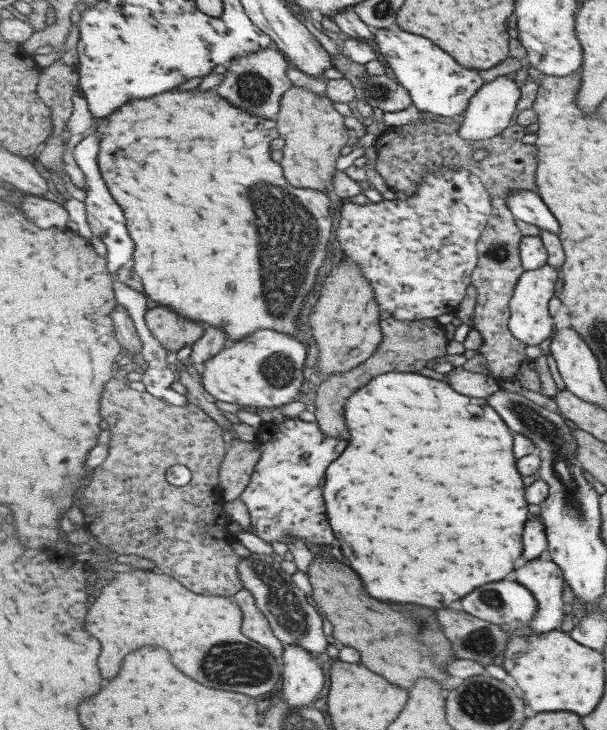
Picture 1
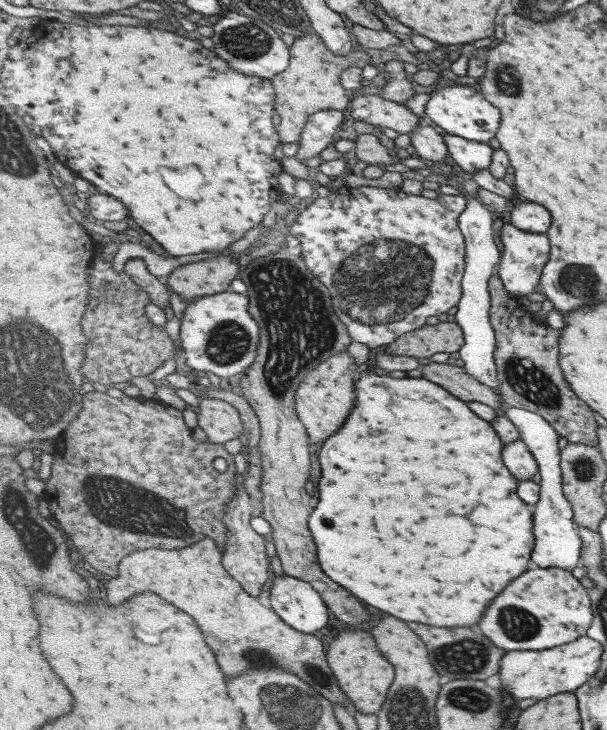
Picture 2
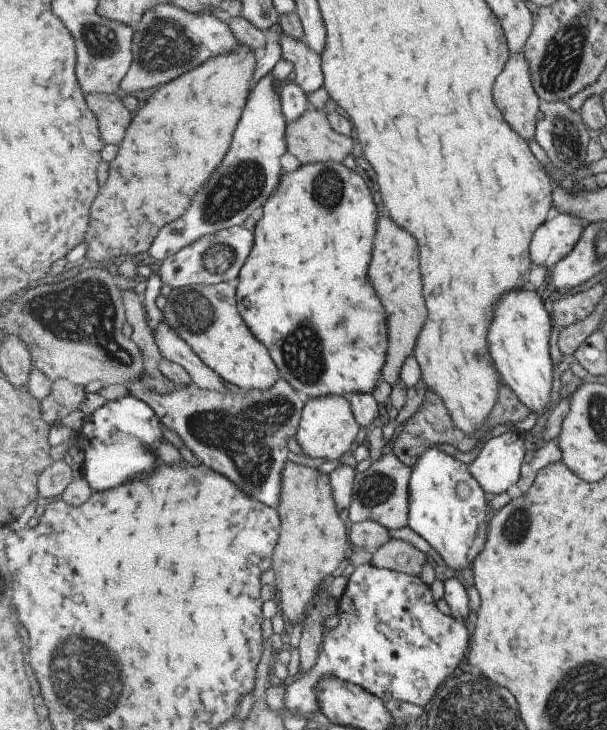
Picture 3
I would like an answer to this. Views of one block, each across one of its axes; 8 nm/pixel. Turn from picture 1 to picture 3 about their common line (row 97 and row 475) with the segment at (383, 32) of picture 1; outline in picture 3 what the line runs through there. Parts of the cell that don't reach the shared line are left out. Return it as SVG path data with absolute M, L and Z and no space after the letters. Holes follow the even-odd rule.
M430 447L411 467L408 527L422 537L455 572L470 578L474 561L484 552L488 540L487 492L473 477L469 464L463 464Z

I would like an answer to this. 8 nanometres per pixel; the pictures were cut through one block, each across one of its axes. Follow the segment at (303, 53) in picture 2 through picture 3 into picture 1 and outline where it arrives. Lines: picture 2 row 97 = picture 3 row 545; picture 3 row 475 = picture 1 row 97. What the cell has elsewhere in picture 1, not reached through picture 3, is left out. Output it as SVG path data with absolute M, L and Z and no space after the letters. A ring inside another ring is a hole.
M298 86L289 89L282 99L280 114L276 119L280 139L285 142L280 163L285 178L297 188L328 188L327 185L337 174L337 160L341 158L341 150L351 140L349 129L343 122L343 114L337 112L331 101L327 93L319 96Z

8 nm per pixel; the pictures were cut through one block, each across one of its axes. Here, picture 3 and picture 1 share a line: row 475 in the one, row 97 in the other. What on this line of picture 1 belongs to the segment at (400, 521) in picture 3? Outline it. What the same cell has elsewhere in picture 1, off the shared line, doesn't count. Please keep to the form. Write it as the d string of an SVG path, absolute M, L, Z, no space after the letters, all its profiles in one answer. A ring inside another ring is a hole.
M341 52L331 55L333 67L347 77L357 88L357 100L366 101L370 106L385 112L401 112L413 105L409 91L386 74L373 76L367 72L365 64L352 62Z

